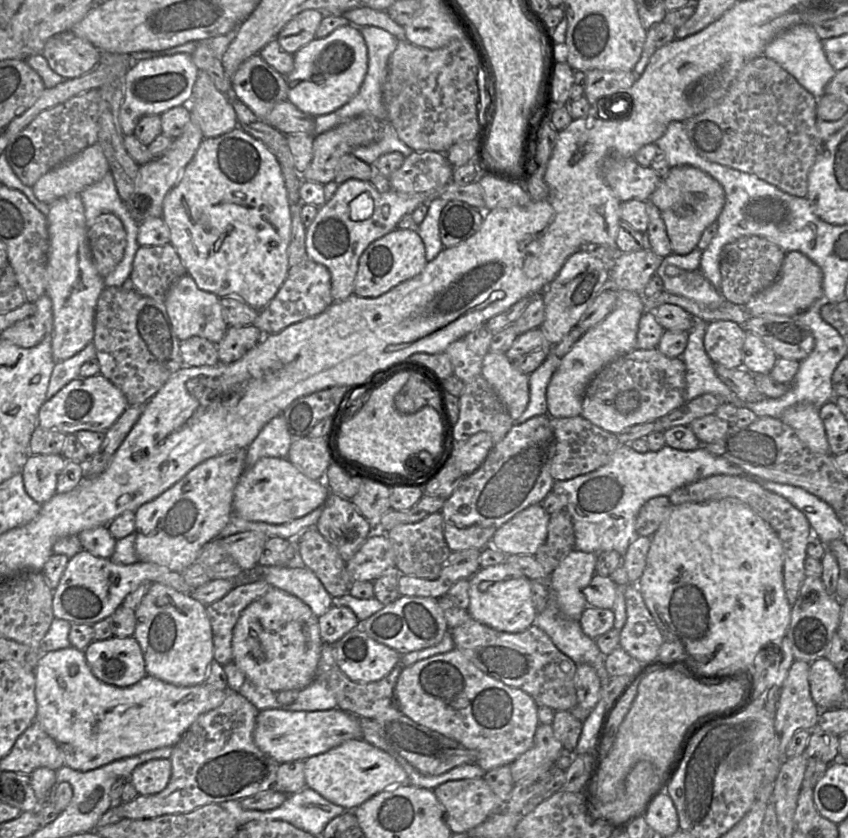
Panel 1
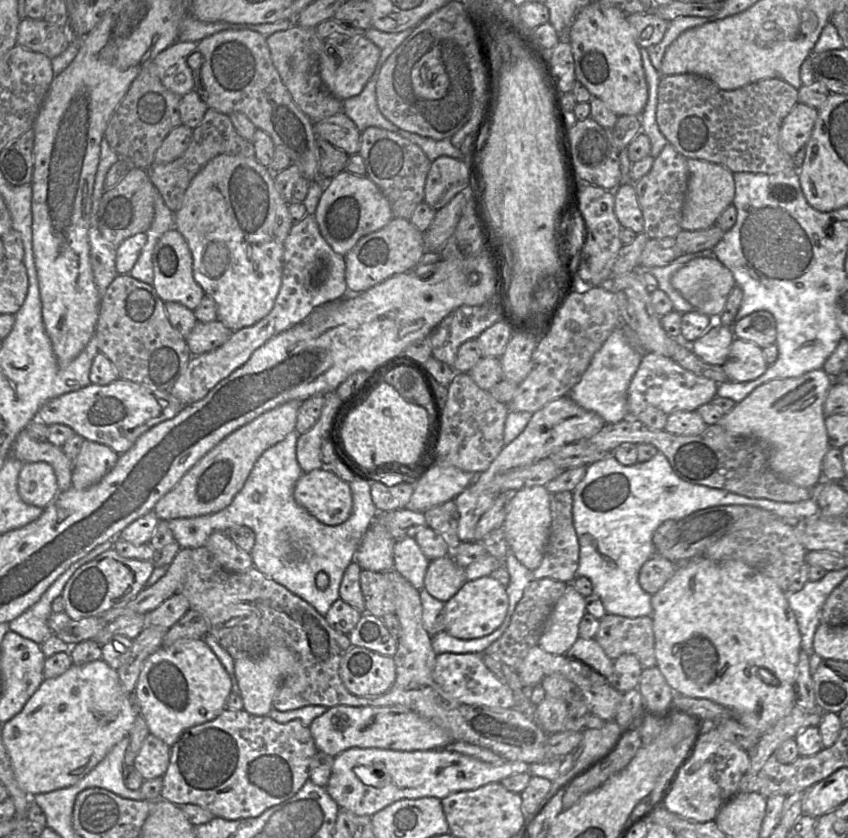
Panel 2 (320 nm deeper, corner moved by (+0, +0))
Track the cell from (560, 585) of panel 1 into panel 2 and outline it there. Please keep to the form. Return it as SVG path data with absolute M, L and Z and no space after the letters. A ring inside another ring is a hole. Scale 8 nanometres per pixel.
M567 583L564 594L549 615L539 646L554 655L566 654L579 635L579 624L586 613L585 597Z

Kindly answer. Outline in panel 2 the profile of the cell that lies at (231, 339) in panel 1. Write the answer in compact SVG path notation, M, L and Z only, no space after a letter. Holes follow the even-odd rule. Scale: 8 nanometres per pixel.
M220 320L208 323L197 321L185 341L192 356L196 356L220 347L231 334L232 331Z

